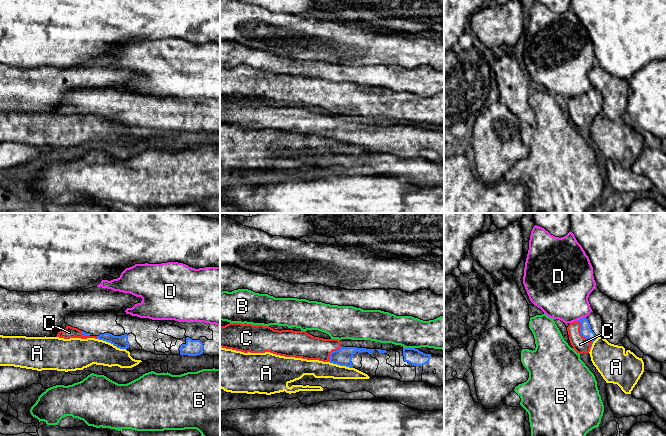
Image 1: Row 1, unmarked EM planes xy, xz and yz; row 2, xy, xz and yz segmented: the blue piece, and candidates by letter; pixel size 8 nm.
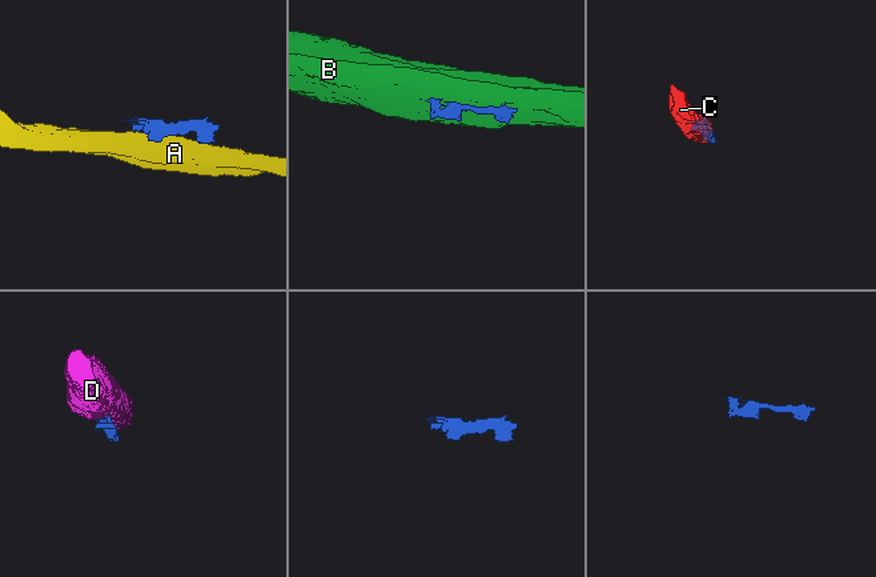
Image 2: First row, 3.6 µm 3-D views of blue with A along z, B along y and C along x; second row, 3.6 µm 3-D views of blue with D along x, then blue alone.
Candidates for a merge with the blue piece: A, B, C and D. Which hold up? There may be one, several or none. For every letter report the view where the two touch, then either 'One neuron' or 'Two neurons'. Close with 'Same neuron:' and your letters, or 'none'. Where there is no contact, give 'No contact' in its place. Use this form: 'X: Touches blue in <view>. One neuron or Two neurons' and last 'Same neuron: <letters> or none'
A: Touches blue in xy. Two neurons
B: Touches blue in xz. Two neurons
C: Touches blue in yz. One neuron
D: Touches blue in yz. Two neurons
Same neuron: C

